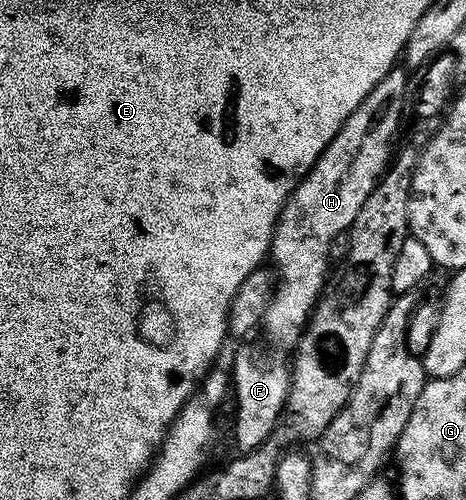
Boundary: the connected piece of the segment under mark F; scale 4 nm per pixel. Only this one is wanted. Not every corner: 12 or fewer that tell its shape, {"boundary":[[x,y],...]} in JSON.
{"boundary":[[243,347],[229,371],[236,452],[279,425],[291,368]]}

